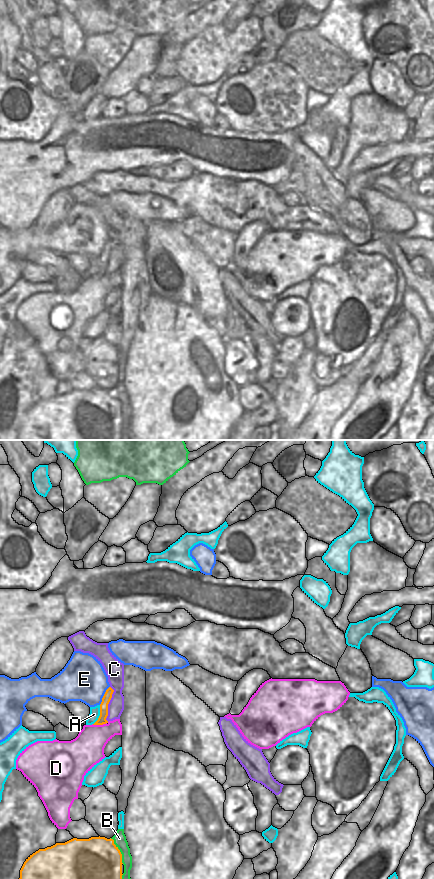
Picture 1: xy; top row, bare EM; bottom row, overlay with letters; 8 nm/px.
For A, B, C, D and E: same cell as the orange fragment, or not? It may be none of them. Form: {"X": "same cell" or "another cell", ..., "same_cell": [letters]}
{"A": "another cell", "B": "another cell", "C": "another cell", "D": "another cell", "E": "another cell", "same_cell": []}

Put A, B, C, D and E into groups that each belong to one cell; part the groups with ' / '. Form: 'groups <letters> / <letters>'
groups A / B / C / D / E

